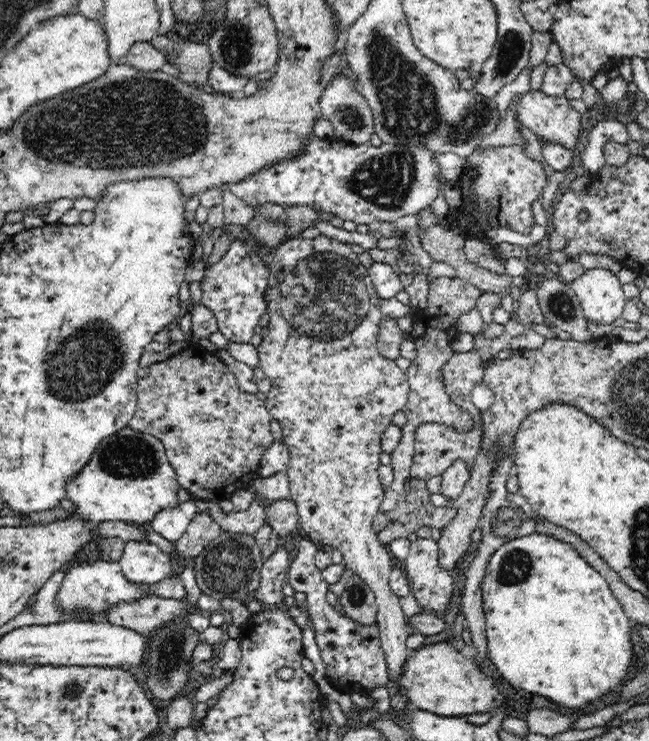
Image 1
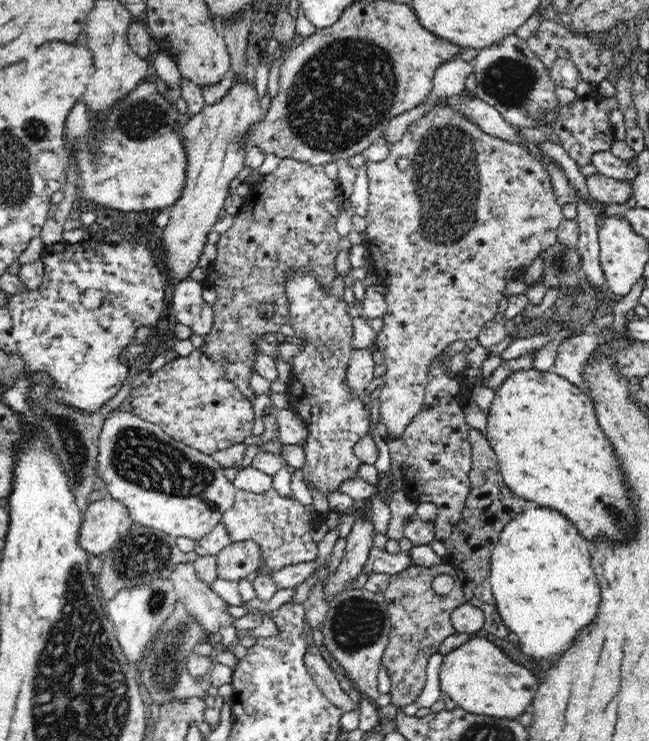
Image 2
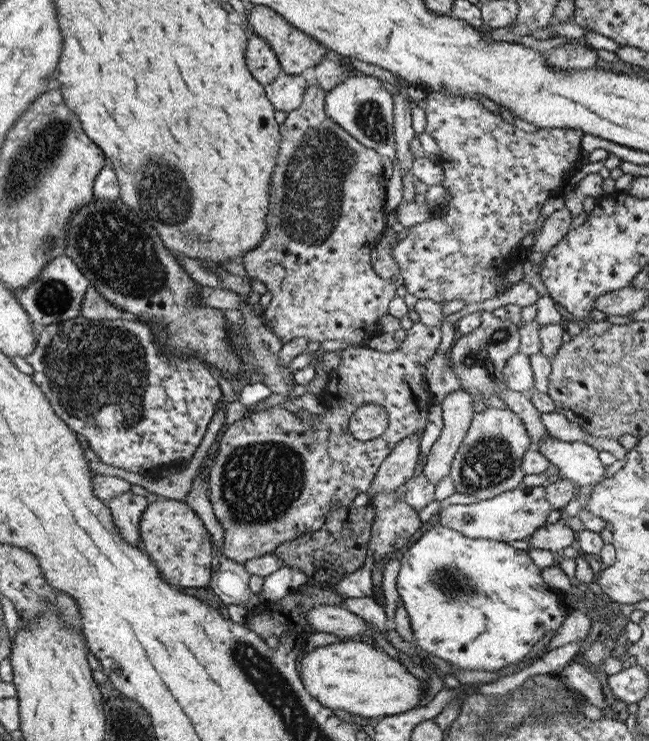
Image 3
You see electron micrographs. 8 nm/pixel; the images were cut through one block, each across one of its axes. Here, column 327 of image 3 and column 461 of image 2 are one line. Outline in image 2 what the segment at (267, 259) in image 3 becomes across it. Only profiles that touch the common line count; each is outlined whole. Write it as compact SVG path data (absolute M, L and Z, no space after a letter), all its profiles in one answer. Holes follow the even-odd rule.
M445 104L434 106L425 116L408 126L408 130L404 132L400 142L387 144L387 147L390 152L388 152L388 158L383 162L370 162L366 159L369 196L368 210L365 216L367 228L364 243L373 261L377 282L386 287L383 295L387 302L387 312L383 316L383 327L377 333L374 346L384 356L383 364L386 365L386 374L383 376L385 383L383 387L380 387L378 400L379 420L387 426L388 436L385 438L389 441L390 439L400 439L408 423L423 407L425 388L431 370L430 364L434 358L438 357L446 346L456 342L456 340L466 341L477 338L479 330L498 314L498 302L505 296L504 290L508 281L524 272L536 260L536 256L540 252L558 242L557 233L565 218L562 207L556 199L554 185L550 181L551 175L548 166L545 166L545 163L541 162L541 158L537 158L536 154L532 154L528 145L524 145L524 142L505 142L504 138L497 138L494 134L484 133L480 126L465 118L452 106L445 106ZM402 157L406 157L410 163L406 170L398 168L398 160Z

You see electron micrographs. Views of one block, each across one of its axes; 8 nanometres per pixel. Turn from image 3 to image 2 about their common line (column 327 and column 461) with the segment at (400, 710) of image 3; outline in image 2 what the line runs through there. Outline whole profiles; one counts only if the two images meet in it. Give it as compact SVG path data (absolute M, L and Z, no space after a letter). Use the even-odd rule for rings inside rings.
M471 635L466 644L452 650L443 656L443 662L439 670L439 682L441 693L446 693L463 710L471 714L484 714L495 718L518 719L526 713L526 707L532 703L532 699L538 690L538 678L526 670L524 666L516 664L510 656L502 652L502 644L492 638L480 638Z

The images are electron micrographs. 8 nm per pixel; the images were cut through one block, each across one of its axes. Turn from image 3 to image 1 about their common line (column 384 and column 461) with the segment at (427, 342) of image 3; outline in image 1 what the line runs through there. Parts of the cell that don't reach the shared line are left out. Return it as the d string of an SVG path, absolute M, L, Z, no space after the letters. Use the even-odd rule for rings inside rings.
M476 350L453 353L444 364L442 370L442 382L449 397L469 414L473 425L467 431L458 431L454 427L448 427L436 422L424 422L417 426L414 435L415 455L411 466L411 476L427 481L432 476L440 476L454 461L462 459L471 470L475 458L481 449L483 441L481 410L474 406L471 399L471 390L474 385L483 382L485 374L485 362L480 358Z

